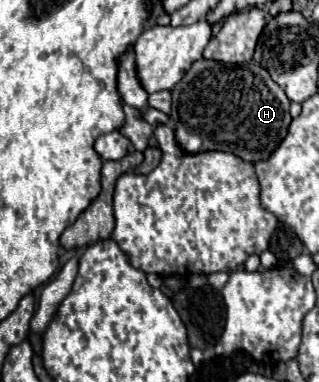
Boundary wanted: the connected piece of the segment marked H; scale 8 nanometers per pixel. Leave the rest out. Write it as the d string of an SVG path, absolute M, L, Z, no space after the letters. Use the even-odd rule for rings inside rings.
M200 59L196 61L190 71L182 77L182 81L172 89L172 121L176 123L176 139L188 153L200 153L200 151L228 151L238 155L244 161L256 163L264 157L270 157L270 153L280 145L280 141L286 137L288 125L292 121L290 117L290 99L286 93L272 81L270 73L260 67L258 63L222 63L222 61L210 61Z

